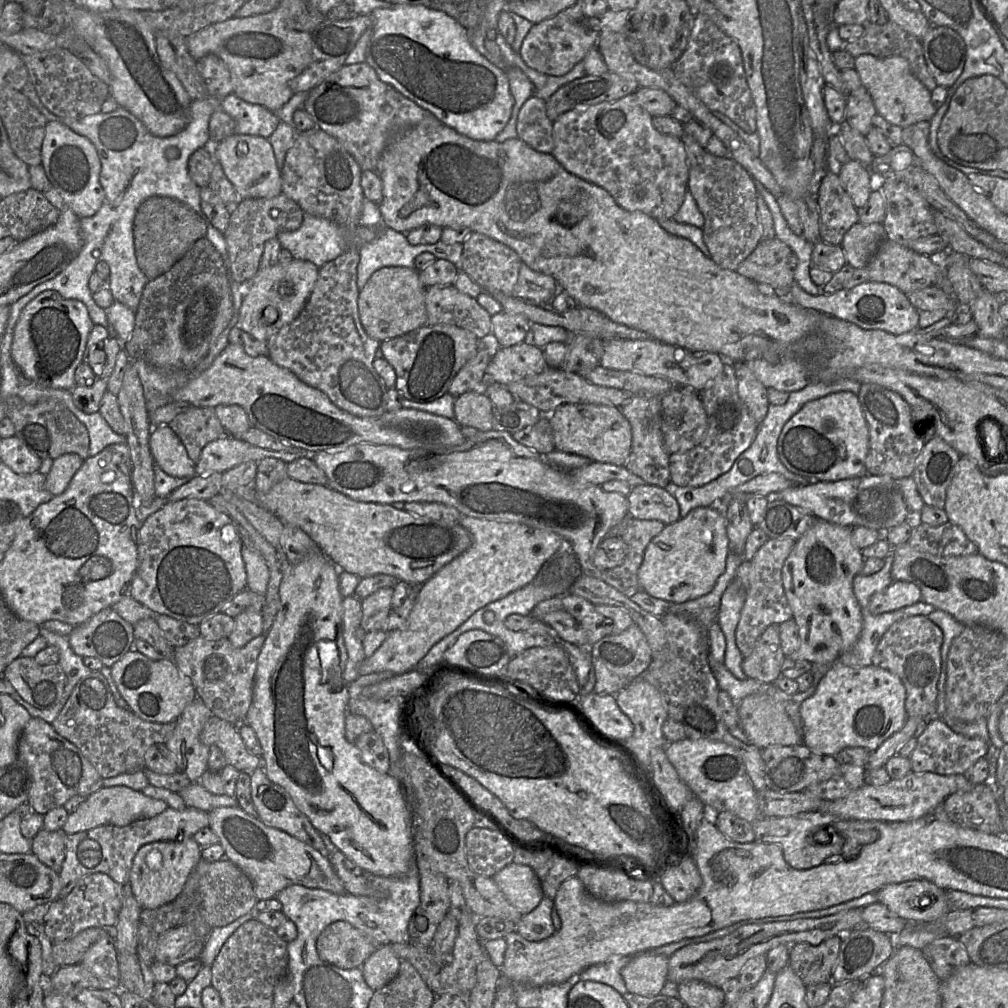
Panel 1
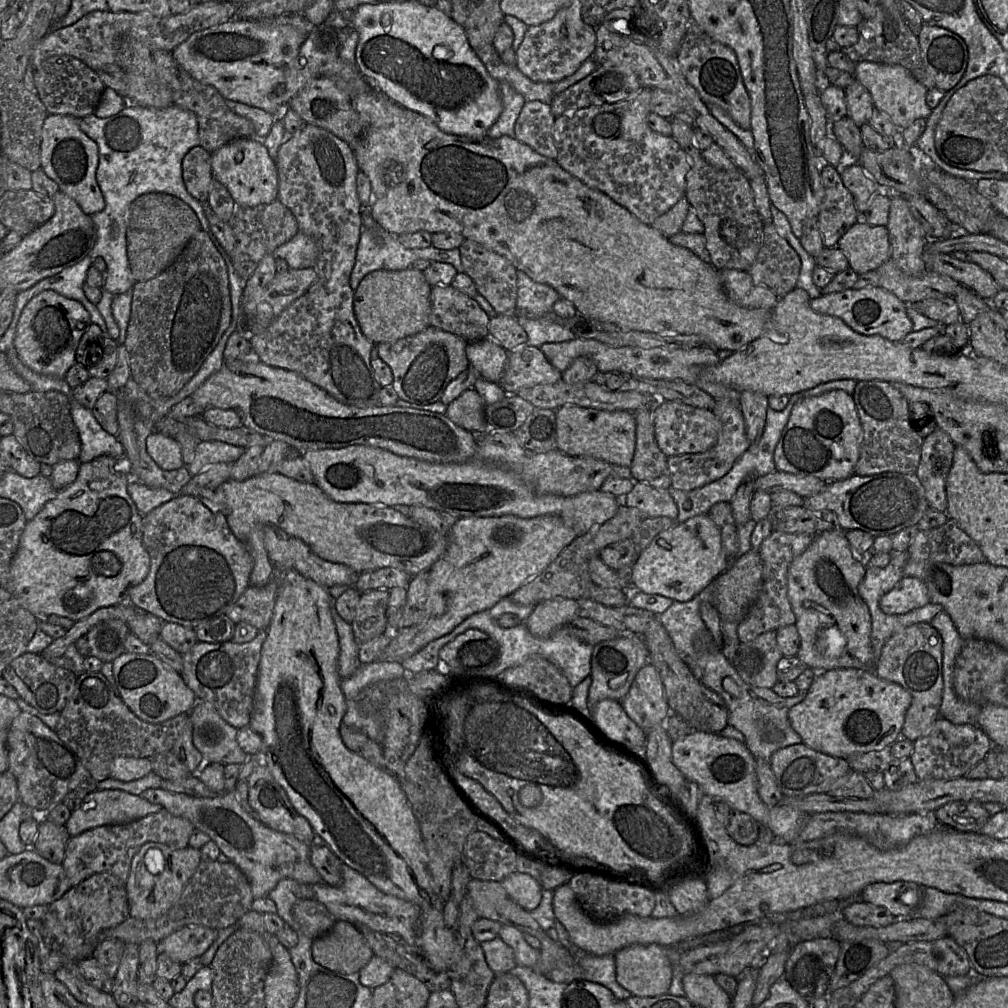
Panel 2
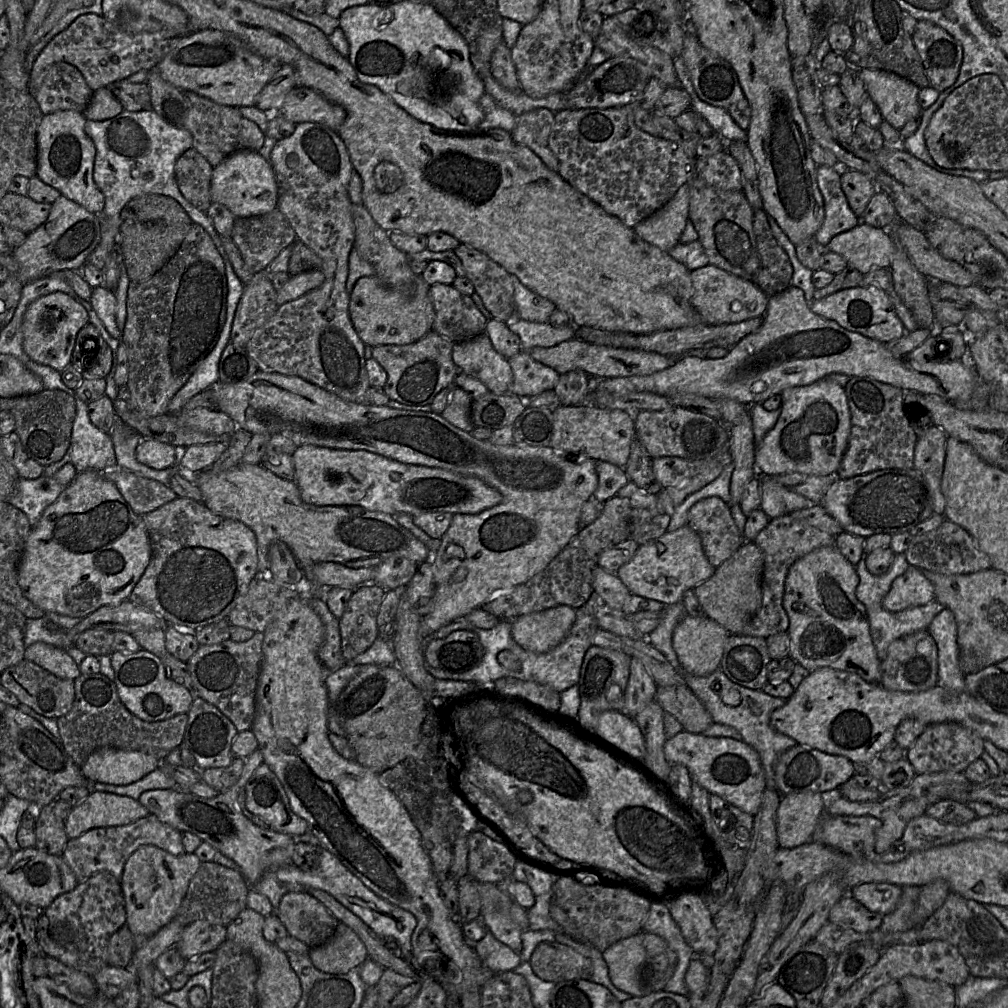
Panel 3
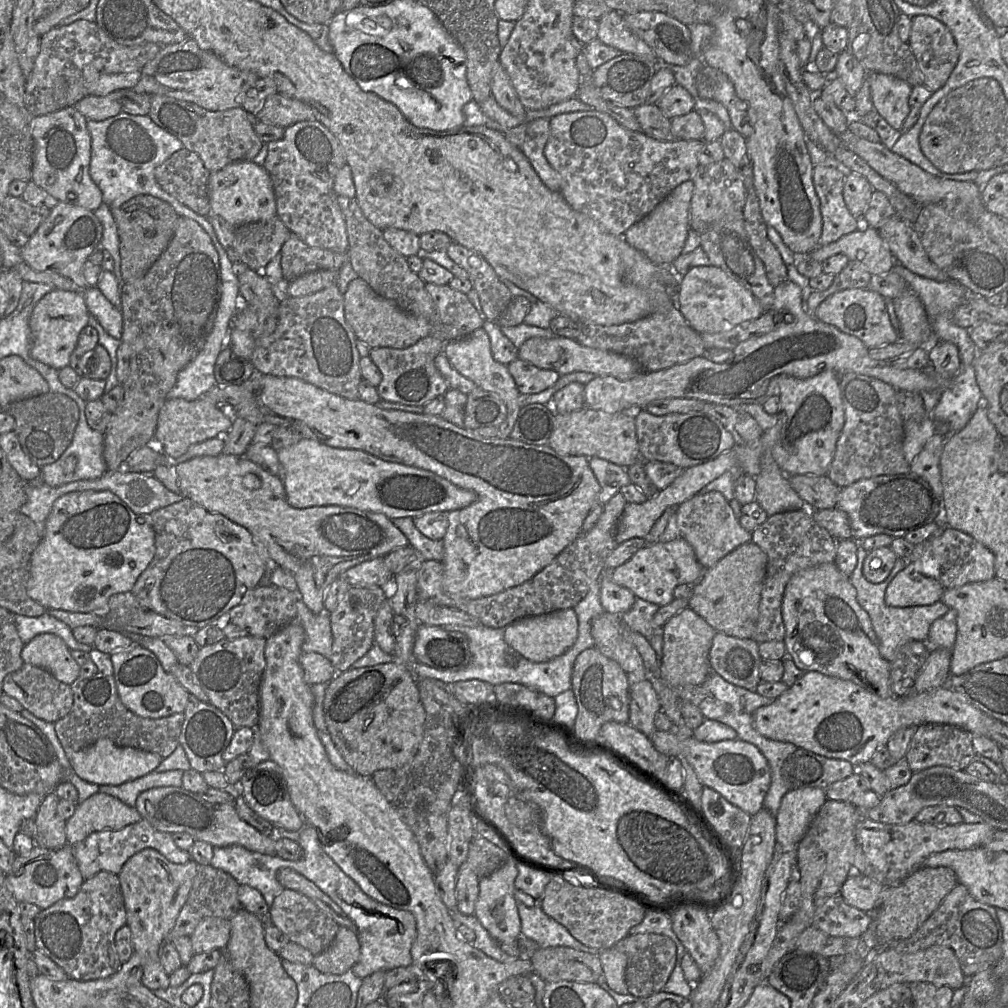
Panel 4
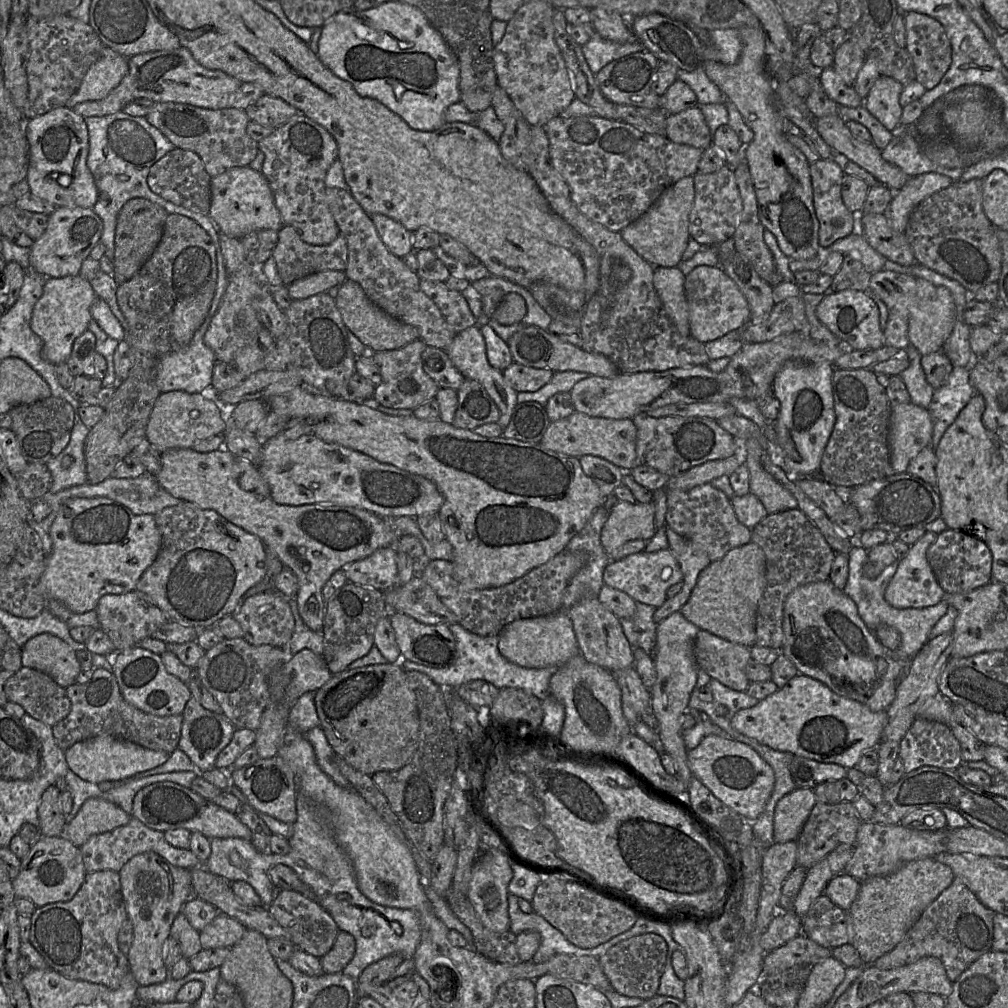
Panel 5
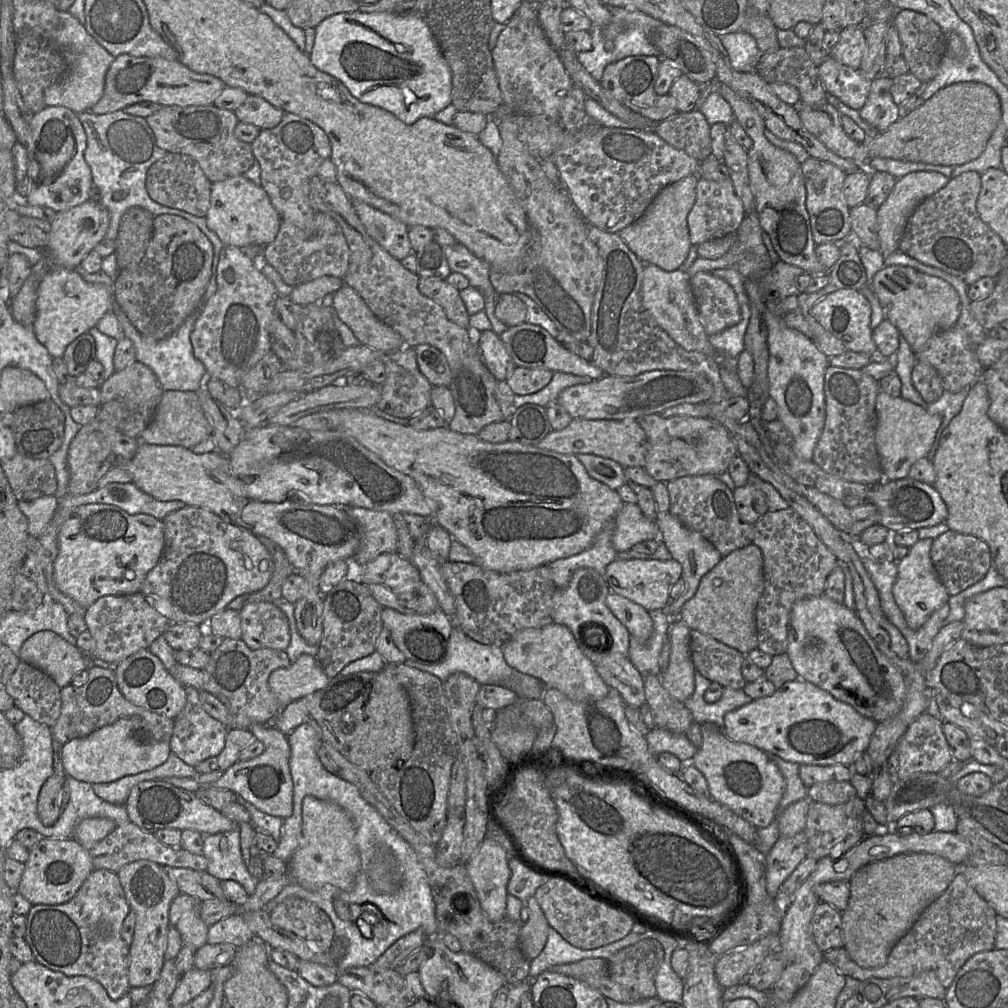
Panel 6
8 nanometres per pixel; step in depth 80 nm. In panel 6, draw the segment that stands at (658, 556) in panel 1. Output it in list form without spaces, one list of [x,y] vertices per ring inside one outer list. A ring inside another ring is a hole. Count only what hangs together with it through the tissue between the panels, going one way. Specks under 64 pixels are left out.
[[[618,558],[607,565],[604,578],[609,591],[640,605],[646,611],[664,610],[670,602],[669,591],[681,578],[681,565],[670,558],[666,561]]]

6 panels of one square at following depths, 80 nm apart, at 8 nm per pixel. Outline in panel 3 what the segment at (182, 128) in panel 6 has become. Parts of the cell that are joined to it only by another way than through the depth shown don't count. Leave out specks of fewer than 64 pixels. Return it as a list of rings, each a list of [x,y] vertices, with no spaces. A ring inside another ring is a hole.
[[[156,69],[148,72],[151,108],[169,125],[188,130],[193,138],[192,148],[197,150],[214,168],[226,157],[239,150],[259,152],[264,134],[252,121],[243,117],[238,108],[220,105],[192,91],[179,89],[165,81]]]

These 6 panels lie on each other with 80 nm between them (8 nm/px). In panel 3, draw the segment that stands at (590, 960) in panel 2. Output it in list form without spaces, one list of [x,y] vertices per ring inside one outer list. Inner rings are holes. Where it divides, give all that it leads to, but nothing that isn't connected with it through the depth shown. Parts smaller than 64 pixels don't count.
[[[565,932],[555,933],[555,941],[573,948],[575,951],[591,960],[593,965],[593,974],[591,981],[601,984],[618,999],[624,1002],[633,996],[629,993],[617,989],[609,977],[608,965],[603,958],[602,951],[585,942],[579,942]]]

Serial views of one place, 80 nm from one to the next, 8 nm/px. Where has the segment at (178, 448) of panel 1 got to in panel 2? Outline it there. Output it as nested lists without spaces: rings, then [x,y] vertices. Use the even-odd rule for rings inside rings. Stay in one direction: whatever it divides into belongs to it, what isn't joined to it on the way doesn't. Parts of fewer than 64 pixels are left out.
[[[153,431],[146,438],[146,451],[158,467],[163,470],[176,470],[186,466],[182,449],[172,437]]]

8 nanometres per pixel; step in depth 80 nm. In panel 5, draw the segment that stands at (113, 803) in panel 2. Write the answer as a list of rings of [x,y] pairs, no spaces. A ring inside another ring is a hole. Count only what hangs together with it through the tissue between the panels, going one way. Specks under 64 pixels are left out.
[[[89,798],[75,817],[68,820],[64,829],[64,837],[79,848],[91,836],[126,825],[131,818],[131,814],[107,800]]]

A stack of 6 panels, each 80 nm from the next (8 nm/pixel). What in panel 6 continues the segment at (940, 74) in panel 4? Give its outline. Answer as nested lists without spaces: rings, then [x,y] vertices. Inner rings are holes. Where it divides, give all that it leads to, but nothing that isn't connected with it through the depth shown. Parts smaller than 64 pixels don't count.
[[[910,9],[897,10],[893,18],[893,25],[899,33],[902,47],[901,55],[907,62],[909,72],[922,83],[930,82],[935,77],[945,56],[947,36],[941,27],[928,16]]]

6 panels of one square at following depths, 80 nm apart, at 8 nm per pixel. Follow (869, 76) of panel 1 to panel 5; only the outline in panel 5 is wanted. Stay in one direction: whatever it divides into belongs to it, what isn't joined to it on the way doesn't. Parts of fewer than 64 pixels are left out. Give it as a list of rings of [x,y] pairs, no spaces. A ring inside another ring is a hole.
[[[880,75],[864,100],[866,109],[889,131],[897,130],[900,125],[903,107],[899,97],[903,86],[892,77]]]

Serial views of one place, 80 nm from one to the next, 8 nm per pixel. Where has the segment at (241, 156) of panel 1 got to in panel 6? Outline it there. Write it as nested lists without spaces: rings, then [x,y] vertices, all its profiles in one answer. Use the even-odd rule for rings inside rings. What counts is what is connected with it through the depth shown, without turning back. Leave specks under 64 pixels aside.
[[[243,175],[212,183],[210,205],[205,219],[207,227],[218,236],[224,246],[236,246],[241,249],[250,245],[269,245],[275,239],[281,223],[279,214],[262,186],[254,184]]]

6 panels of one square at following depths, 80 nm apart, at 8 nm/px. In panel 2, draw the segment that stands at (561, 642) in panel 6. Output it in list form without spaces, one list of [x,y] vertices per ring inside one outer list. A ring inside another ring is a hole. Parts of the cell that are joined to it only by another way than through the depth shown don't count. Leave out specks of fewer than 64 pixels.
[[[557,597],[536,605],[524,623],[533,636],[546,638],[577,616],[579,616],[577,601]]]

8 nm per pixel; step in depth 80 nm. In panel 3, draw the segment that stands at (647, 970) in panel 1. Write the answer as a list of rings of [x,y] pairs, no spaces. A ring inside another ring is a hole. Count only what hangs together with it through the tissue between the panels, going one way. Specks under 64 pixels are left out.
[[[640,933],[622,939],[602,951],[613,985],[633,997],[651,993],[643,980],[646,950]]]

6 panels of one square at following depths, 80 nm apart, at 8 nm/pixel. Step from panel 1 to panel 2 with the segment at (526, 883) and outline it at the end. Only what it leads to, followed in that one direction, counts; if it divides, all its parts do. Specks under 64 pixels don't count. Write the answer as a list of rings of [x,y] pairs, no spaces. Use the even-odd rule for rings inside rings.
[[[514,871],[500,883],[511,899],[527,911],[534,910],[541,902],[542,886],[529,874]]]

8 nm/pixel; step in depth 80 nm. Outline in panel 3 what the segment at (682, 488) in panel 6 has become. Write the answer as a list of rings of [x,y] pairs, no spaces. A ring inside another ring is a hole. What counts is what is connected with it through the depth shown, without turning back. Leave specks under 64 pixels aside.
[[[717,496],[696,502],[689,510],[687,525],[700,536],[703,551],[715,568],[746,542],[732,517],[730,505]]]

